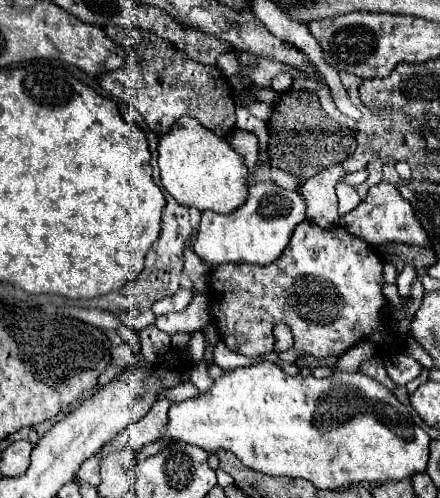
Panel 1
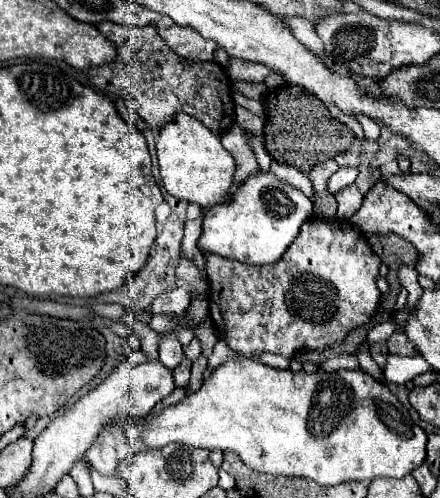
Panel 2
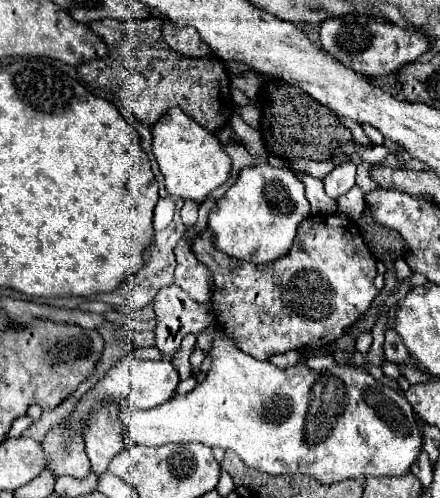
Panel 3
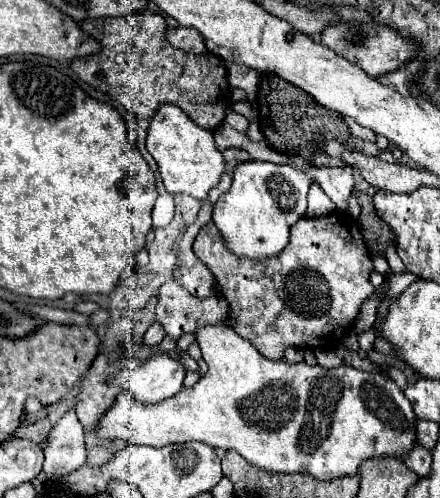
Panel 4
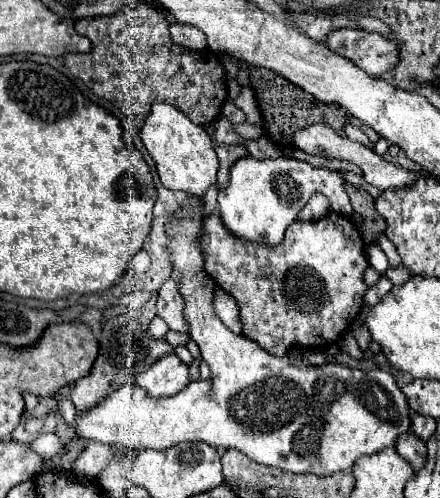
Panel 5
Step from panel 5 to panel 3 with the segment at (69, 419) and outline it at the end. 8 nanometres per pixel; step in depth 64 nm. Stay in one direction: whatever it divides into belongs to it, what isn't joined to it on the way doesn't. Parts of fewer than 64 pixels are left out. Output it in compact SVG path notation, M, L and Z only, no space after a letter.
M54 426L44 438L46 454L48 454L50 464L54 466L56 476L70 474L70 476L82 480L92 472L90 460L84 452L84 444L82 444L80 436L78 434L72 438L68 438L68 436L70 436L70 432L64 426Z

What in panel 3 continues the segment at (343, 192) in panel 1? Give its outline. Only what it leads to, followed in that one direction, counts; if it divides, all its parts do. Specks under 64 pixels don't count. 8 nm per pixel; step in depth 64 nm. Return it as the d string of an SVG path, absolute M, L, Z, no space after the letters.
M358 186L350 188L336 202L338 206L337 214L343 214L352 221L360 220L362 212L364 212L364 192Z

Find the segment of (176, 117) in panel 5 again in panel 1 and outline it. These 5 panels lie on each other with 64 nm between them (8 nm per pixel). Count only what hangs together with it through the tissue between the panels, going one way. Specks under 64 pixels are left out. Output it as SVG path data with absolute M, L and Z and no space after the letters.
M184 116L178 120L170 132L160 138L158 154L162 186L178 204L198 208L200 212L212 210L218 214L230 214L246 202L248 166L244 158L230 146L226 138L206 130L196 118Z

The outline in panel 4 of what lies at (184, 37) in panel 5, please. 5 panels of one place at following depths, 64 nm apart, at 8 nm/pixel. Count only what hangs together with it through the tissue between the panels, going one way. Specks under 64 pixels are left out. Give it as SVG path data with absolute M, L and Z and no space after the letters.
M184 26L168 27L166 30L166 40L184 52L192 54L202 54L206 50L202 36L196 32L196 28L184 28Z

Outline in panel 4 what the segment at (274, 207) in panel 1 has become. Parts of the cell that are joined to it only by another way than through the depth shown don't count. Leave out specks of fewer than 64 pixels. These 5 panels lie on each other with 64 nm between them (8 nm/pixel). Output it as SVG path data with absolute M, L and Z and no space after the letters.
M242 162L234 170L232 188L222 194L212 210L212 222L216 224L224 246L244 258L266 260L278 256L290 240L290 228L306 214L306 192L310 188L310 178L322 188L327 188L327 196L343 211L346 200L354 190L354 168L318 168L318 170L296 170L288 164L272 162Z

